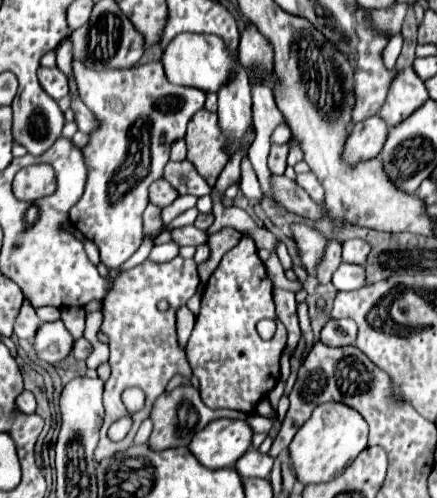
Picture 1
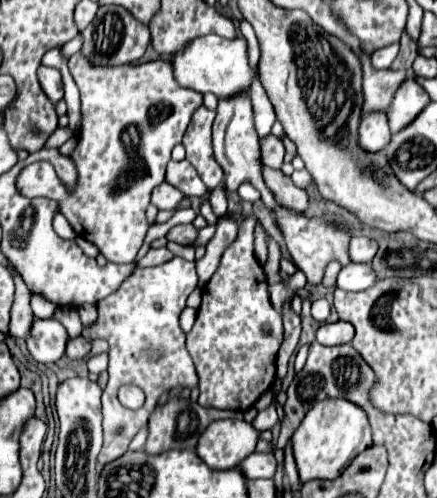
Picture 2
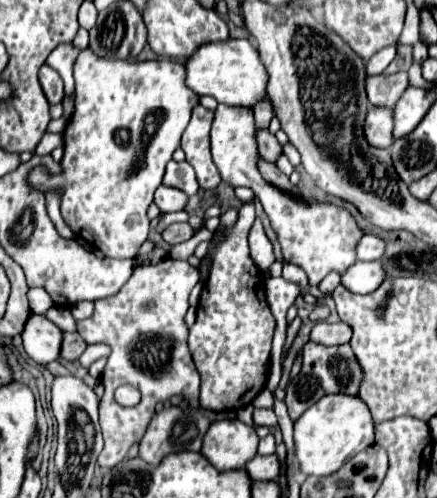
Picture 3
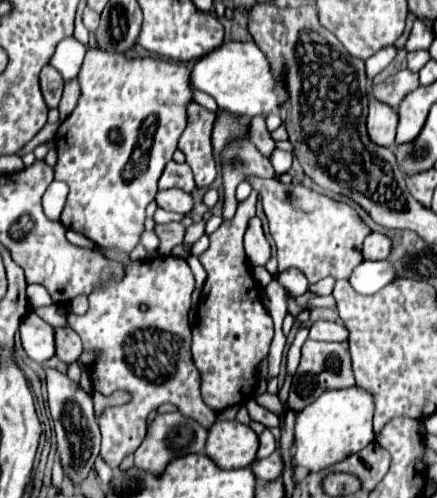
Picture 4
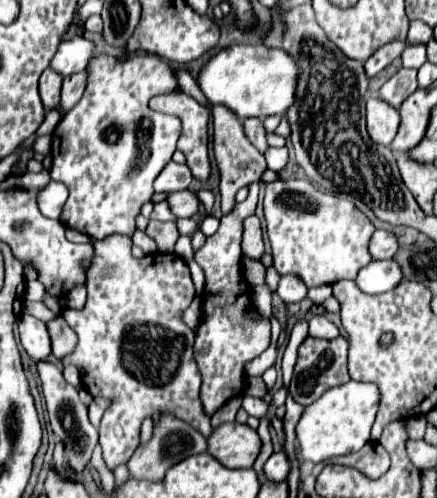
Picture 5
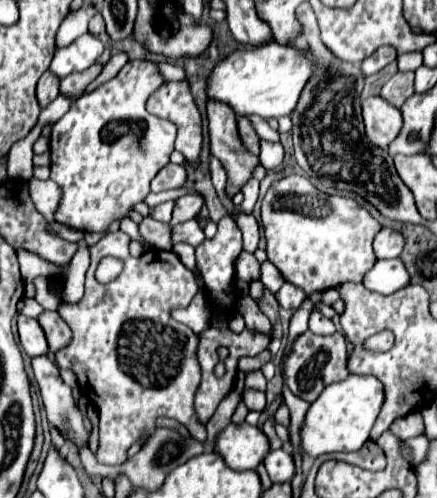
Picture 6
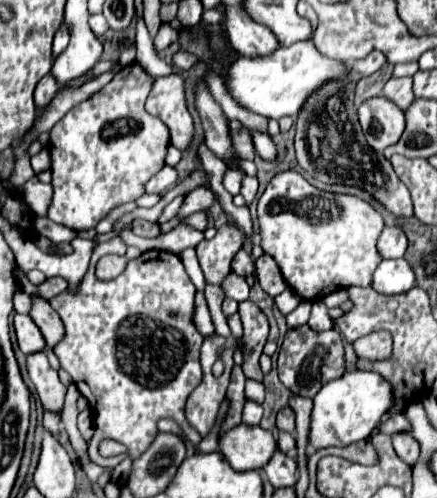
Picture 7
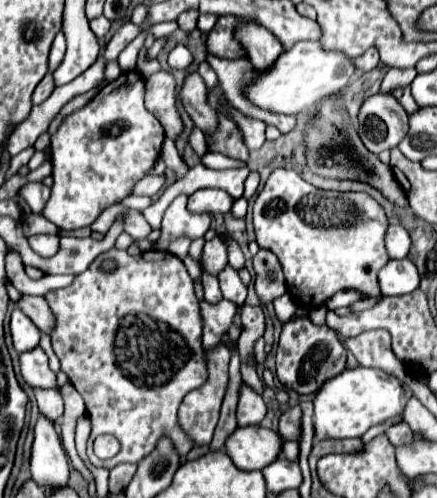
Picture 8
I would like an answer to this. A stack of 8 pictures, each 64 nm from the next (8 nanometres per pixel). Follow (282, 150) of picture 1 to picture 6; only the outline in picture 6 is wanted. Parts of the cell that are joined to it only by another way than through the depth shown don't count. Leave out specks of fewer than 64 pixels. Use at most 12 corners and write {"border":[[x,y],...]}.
{"border":[[238,116],[238,134],[244,148],[258,156],[258,136],[250,122]]}

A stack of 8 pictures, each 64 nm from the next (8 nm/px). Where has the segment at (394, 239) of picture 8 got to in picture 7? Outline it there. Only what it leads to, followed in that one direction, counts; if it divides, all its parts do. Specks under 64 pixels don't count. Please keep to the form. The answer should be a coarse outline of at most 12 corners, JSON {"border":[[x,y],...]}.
{"border":[[398,226],[384,228],[378,248],[384,258],[402,258],[408,238]]}

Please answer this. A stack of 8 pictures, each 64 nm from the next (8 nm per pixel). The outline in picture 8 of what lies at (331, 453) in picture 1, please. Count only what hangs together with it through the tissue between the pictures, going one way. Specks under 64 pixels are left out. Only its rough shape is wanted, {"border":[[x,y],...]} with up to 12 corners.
{"border":[[358,366],[314,398],[318,440],[402,416],[410,388]]}

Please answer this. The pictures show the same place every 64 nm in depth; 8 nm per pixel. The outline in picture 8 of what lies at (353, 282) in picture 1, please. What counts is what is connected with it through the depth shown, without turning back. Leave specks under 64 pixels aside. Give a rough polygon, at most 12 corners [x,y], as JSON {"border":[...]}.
{"border":[[390,260],[380,270],[384,296],[420,288],[412,260]]}

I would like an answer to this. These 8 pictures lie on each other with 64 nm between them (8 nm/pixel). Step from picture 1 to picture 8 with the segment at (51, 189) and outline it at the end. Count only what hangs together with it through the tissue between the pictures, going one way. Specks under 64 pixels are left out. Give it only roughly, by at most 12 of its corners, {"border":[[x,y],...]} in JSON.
{"border":[[136,72],[52,136],[42,216],[90,226],[154,166],[162,124]]}

